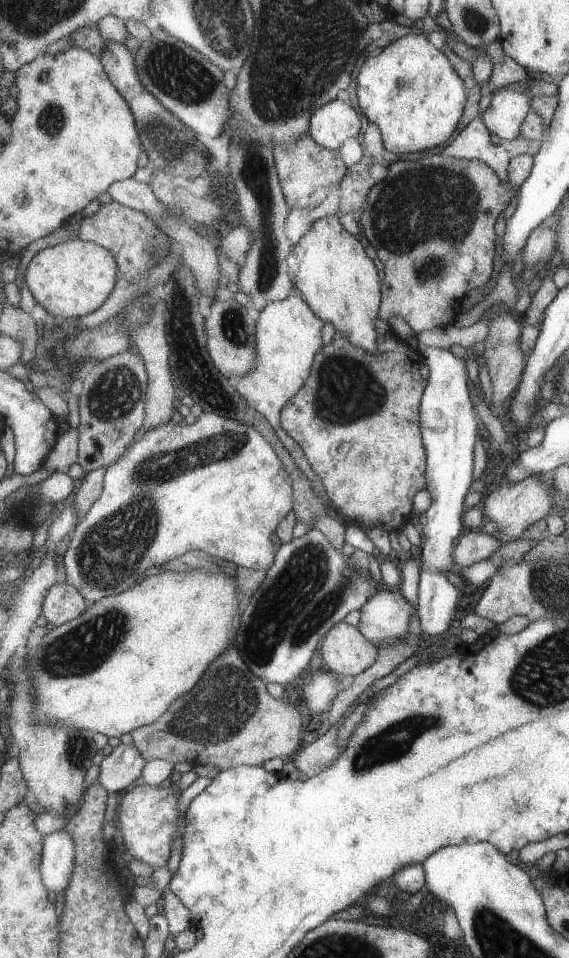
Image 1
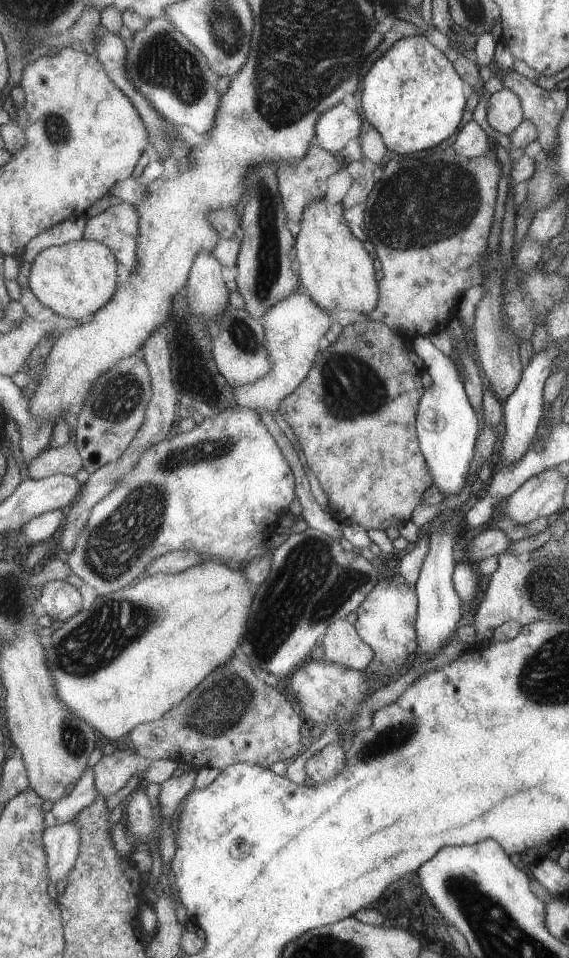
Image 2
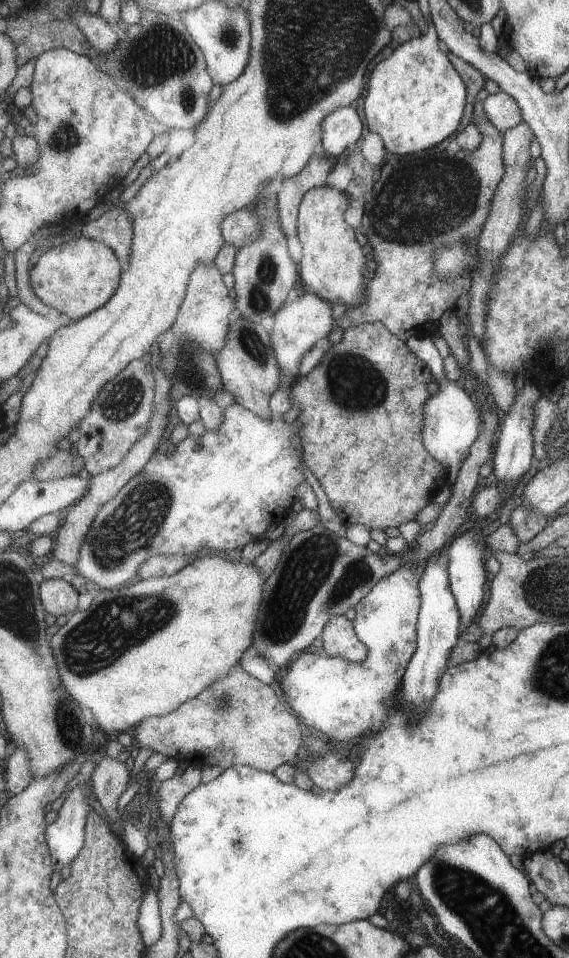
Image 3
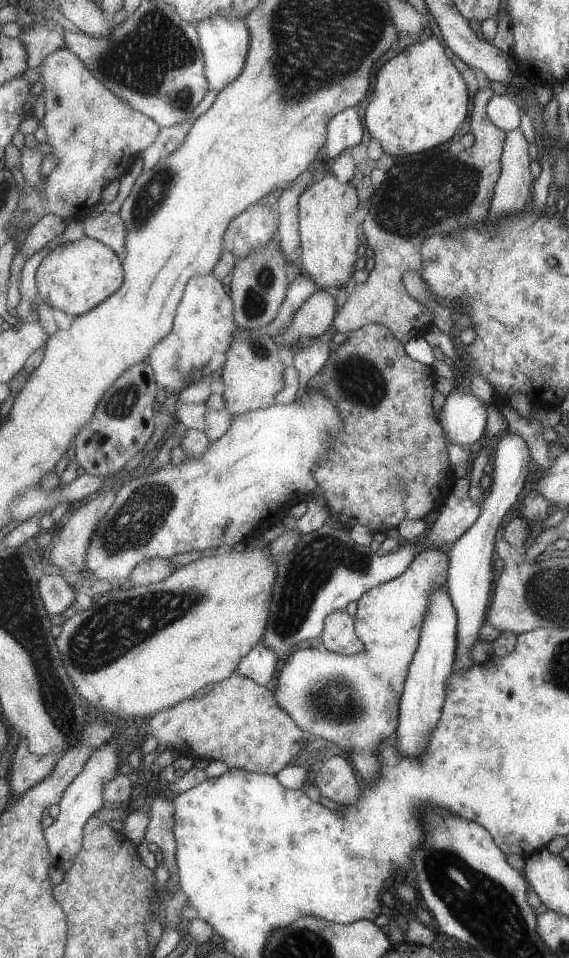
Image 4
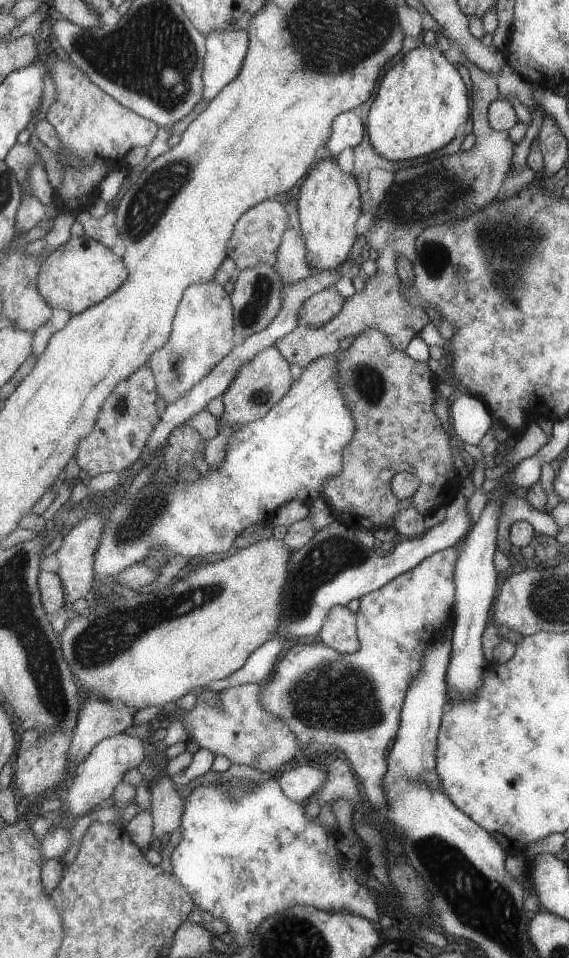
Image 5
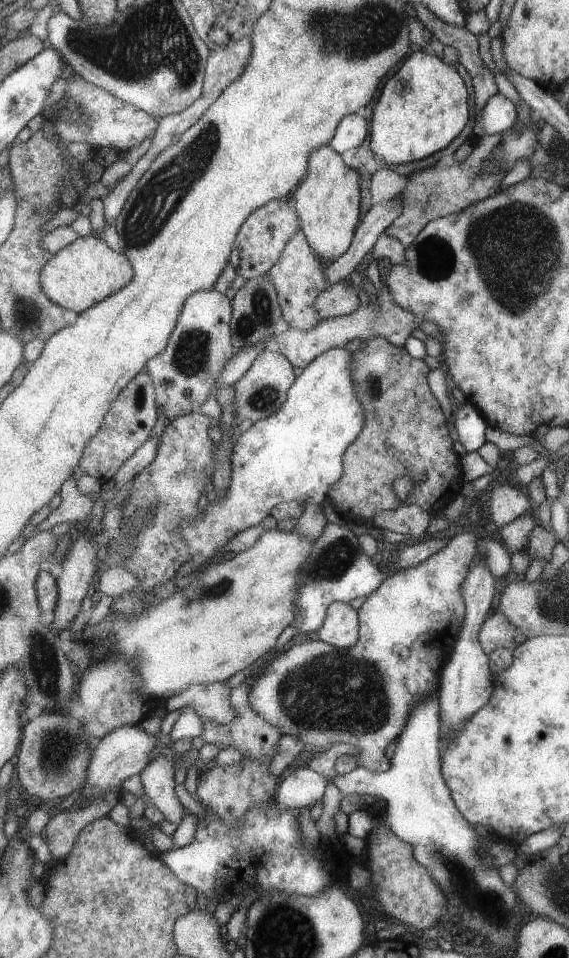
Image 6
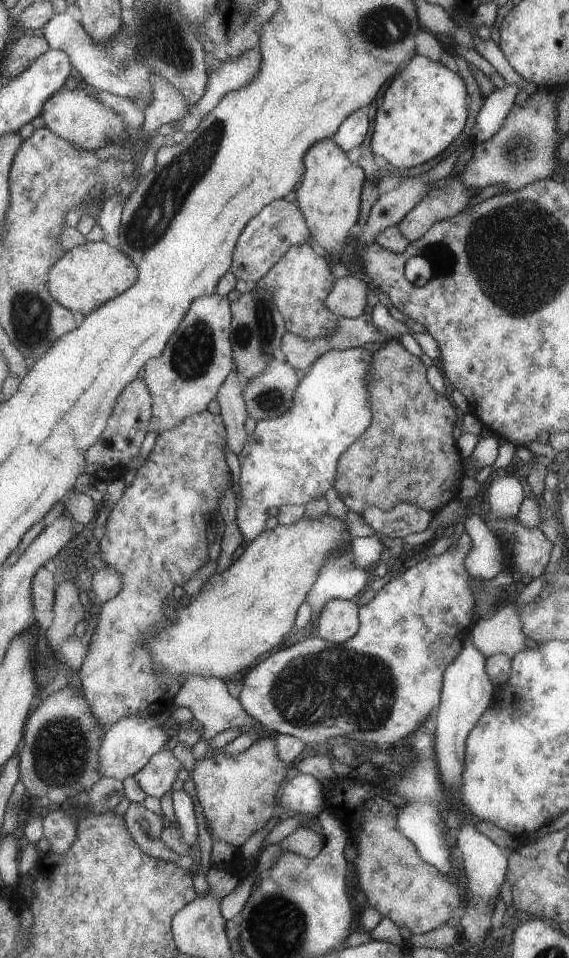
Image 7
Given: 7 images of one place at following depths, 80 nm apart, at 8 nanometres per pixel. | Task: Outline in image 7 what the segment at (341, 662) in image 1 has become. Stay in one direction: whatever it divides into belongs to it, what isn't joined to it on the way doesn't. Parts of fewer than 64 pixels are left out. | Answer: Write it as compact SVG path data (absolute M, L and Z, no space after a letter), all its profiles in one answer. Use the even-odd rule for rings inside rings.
M328 600L314 622L314 635L335 644L348 641L360 622L357 606L348 600Z

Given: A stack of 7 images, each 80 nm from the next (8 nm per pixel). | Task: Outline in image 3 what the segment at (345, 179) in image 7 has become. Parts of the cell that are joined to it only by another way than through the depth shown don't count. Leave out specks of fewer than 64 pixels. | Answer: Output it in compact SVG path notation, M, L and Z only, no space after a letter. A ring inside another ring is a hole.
M326 184L318 186L304 194L296 218L296 235L302 248L297 264L299 283L308 292L313 292L326 301L343 304L346 308L358 306L365 301L361 278L363 256L353 236L353 227L344 218L349 208L347 201L344 191Z

